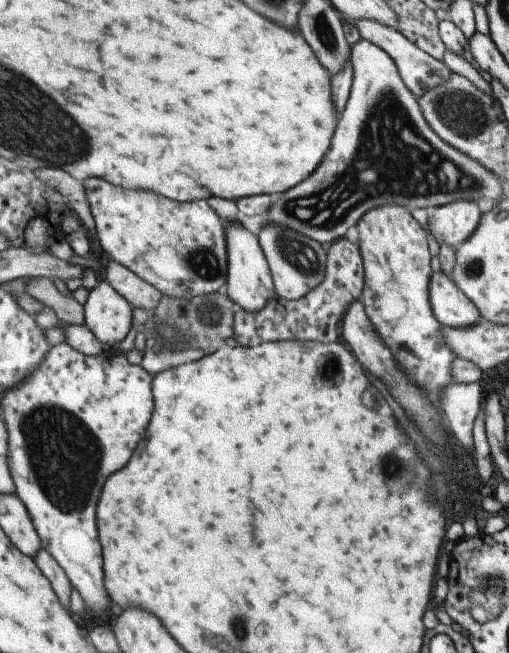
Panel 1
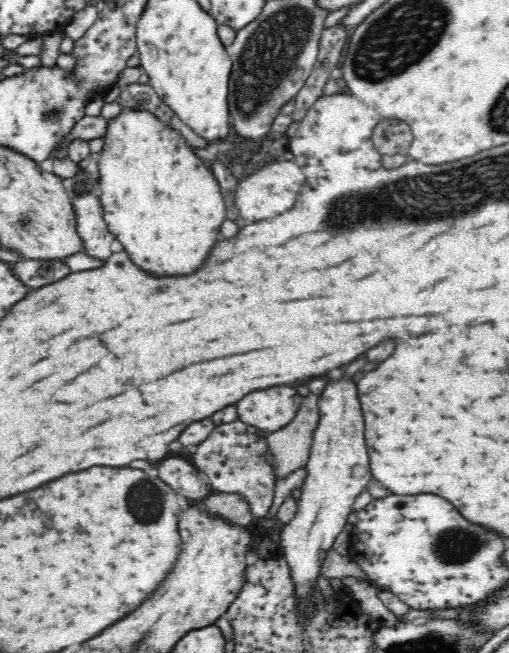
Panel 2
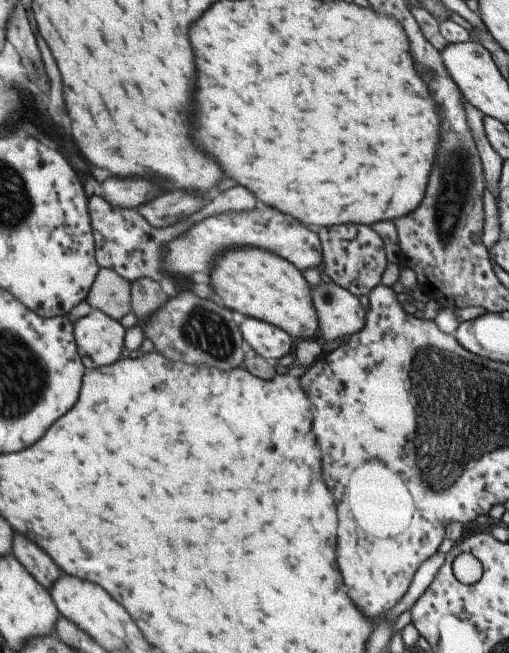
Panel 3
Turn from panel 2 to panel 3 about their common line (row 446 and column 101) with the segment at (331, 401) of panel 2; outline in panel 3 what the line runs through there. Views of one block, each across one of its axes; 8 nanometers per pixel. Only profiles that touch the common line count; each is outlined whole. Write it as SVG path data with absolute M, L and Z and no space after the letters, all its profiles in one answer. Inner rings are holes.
M96 309L72 323L72 336L85 370L113 364L124 347L121 324Z

